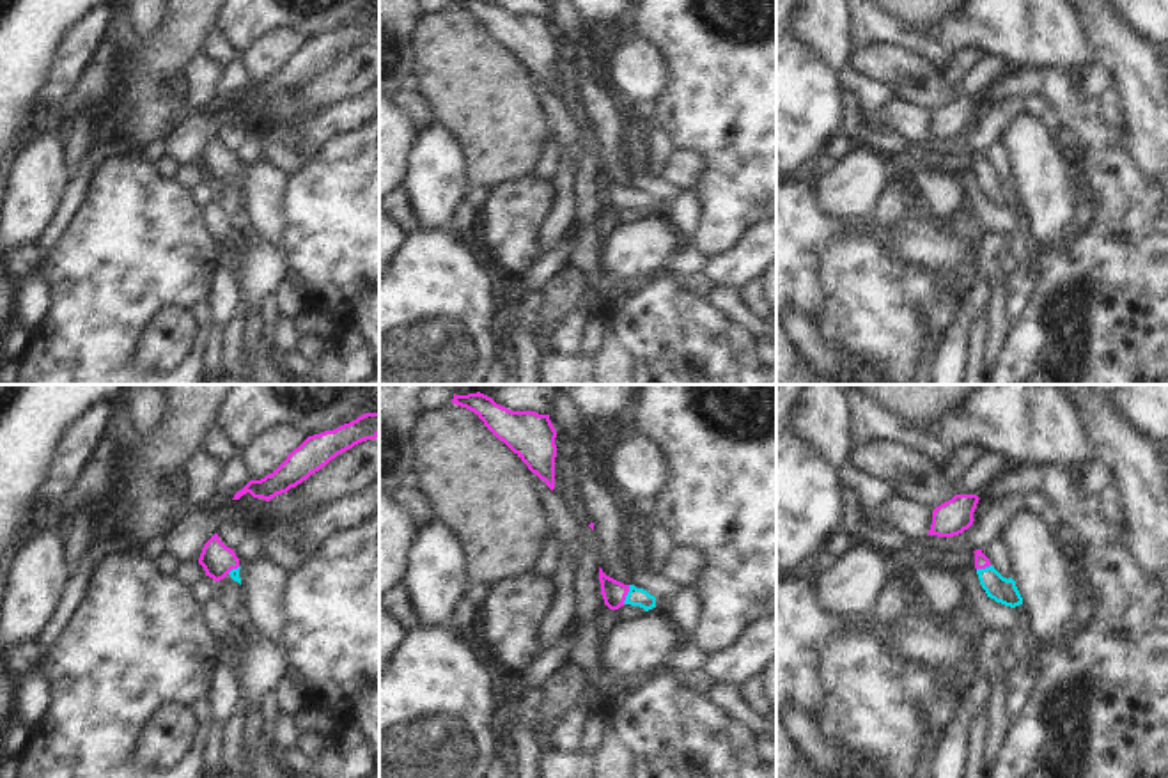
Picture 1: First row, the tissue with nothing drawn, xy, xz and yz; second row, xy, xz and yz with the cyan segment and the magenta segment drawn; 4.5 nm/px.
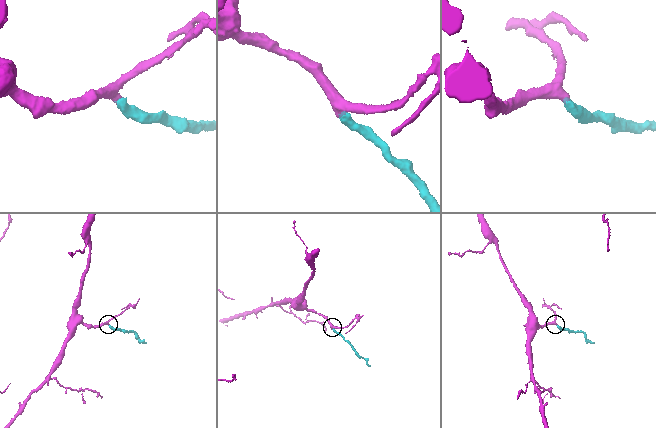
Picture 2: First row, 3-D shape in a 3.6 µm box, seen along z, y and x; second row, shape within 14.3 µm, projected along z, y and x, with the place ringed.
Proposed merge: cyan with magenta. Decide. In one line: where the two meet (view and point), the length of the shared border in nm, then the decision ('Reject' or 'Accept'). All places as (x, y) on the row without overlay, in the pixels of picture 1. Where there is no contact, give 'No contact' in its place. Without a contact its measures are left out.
Touches cyan at xz (628, 197). Shared border 90 nm. Accept

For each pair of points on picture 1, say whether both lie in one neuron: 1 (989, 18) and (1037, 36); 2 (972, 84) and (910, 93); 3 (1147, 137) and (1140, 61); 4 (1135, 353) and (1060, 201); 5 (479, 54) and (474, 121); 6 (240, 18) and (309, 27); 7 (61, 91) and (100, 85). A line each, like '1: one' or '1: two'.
1: one
2: one
3: one
4: two
5: one
6: one
7: two

